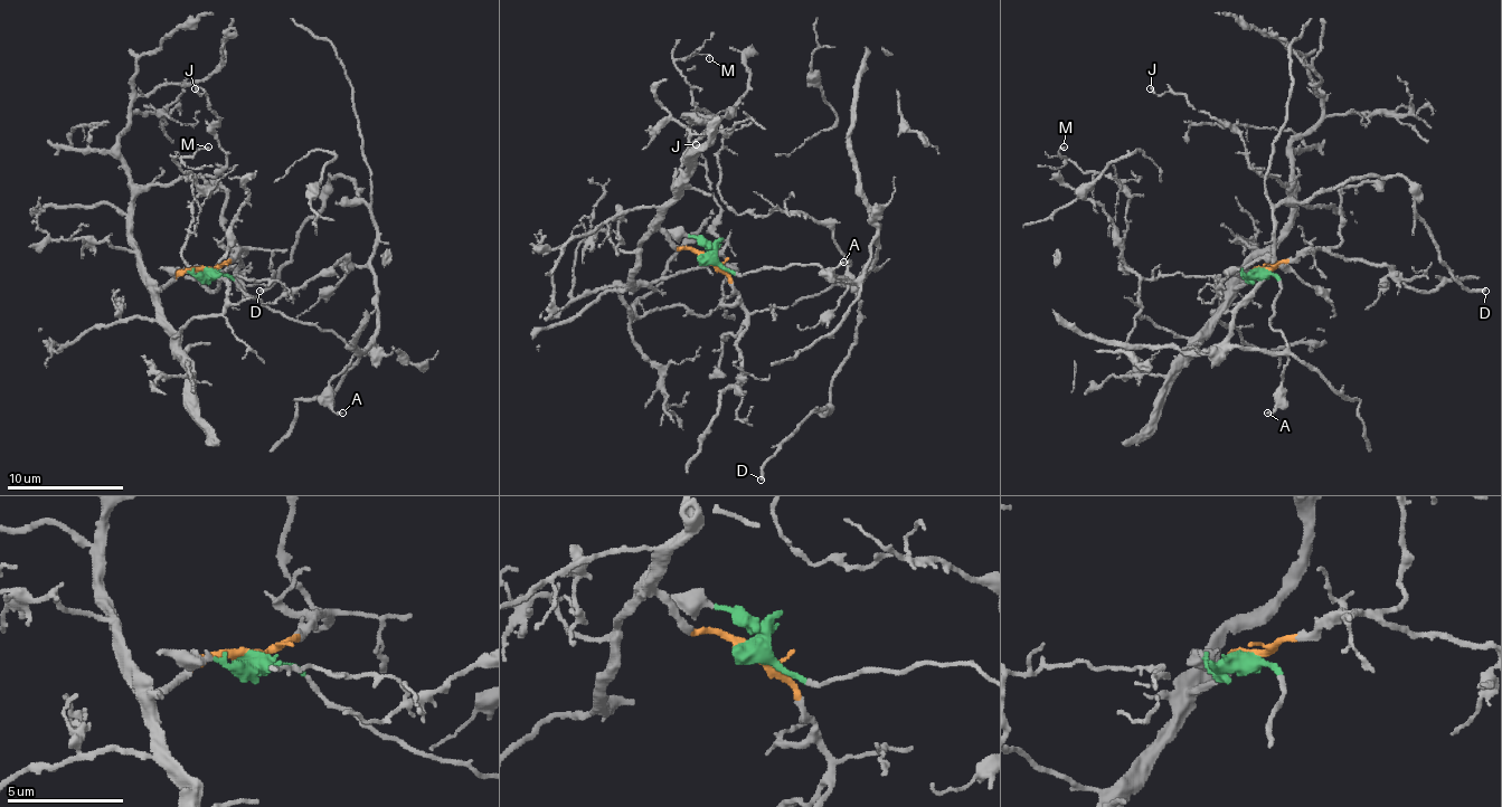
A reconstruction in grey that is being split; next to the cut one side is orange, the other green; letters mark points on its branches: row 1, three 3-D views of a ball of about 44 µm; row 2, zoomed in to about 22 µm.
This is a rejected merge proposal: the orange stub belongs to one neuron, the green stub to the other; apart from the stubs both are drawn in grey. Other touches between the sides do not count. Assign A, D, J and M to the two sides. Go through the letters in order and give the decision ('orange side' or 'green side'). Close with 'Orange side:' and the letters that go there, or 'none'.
A: green side
D: green side
J: orange side
M: orange side
Orange side: J, M

